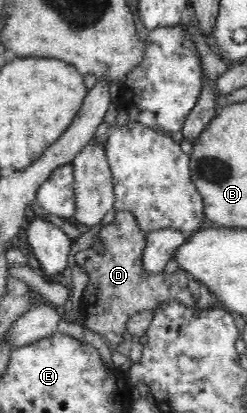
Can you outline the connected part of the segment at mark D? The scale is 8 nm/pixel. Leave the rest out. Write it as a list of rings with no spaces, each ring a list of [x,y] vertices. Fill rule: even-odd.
[[[119,211],[114,219],[99,231],[99,246],[90,246],[85,252],[76,252],[76,264],[90,275],[82,298],[82,311],[89,331],[100,334],[109,345],[117,346],[123,341],[127,322],[138,313],[154,310],[169,300],[191,308],[195,298],[189,291],[187,271],[177,269],[173,274],[147,274],[142,270],[143,248],[146,234],[139,229],[131,211]]]

